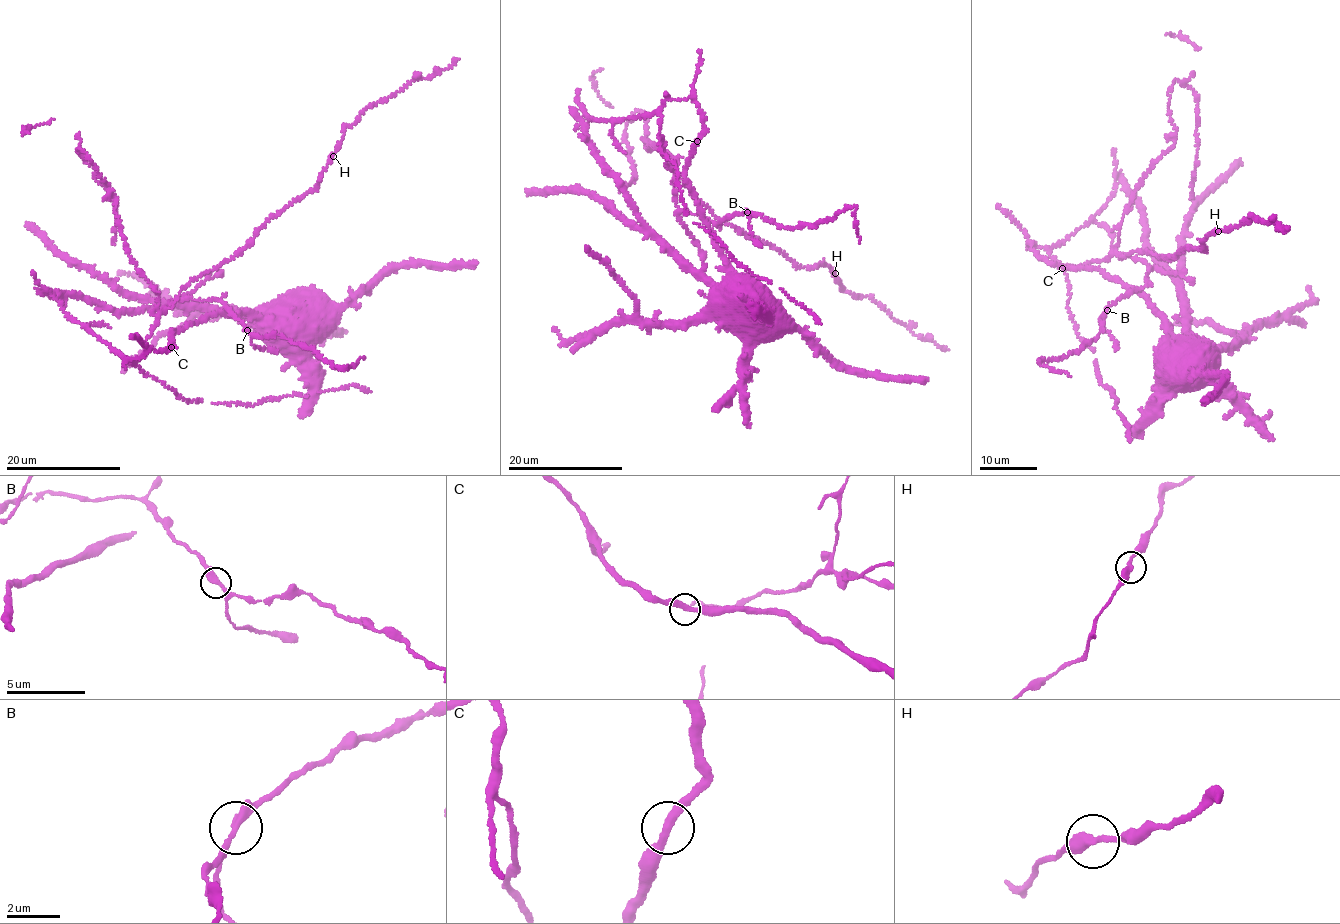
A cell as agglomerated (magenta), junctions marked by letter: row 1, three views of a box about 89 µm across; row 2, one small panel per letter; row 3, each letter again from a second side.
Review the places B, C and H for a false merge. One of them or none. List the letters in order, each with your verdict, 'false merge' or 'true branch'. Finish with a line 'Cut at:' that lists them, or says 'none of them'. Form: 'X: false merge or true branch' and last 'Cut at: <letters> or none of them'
B: true branch
C: true branch
H: true branch
Cut at: none of them

